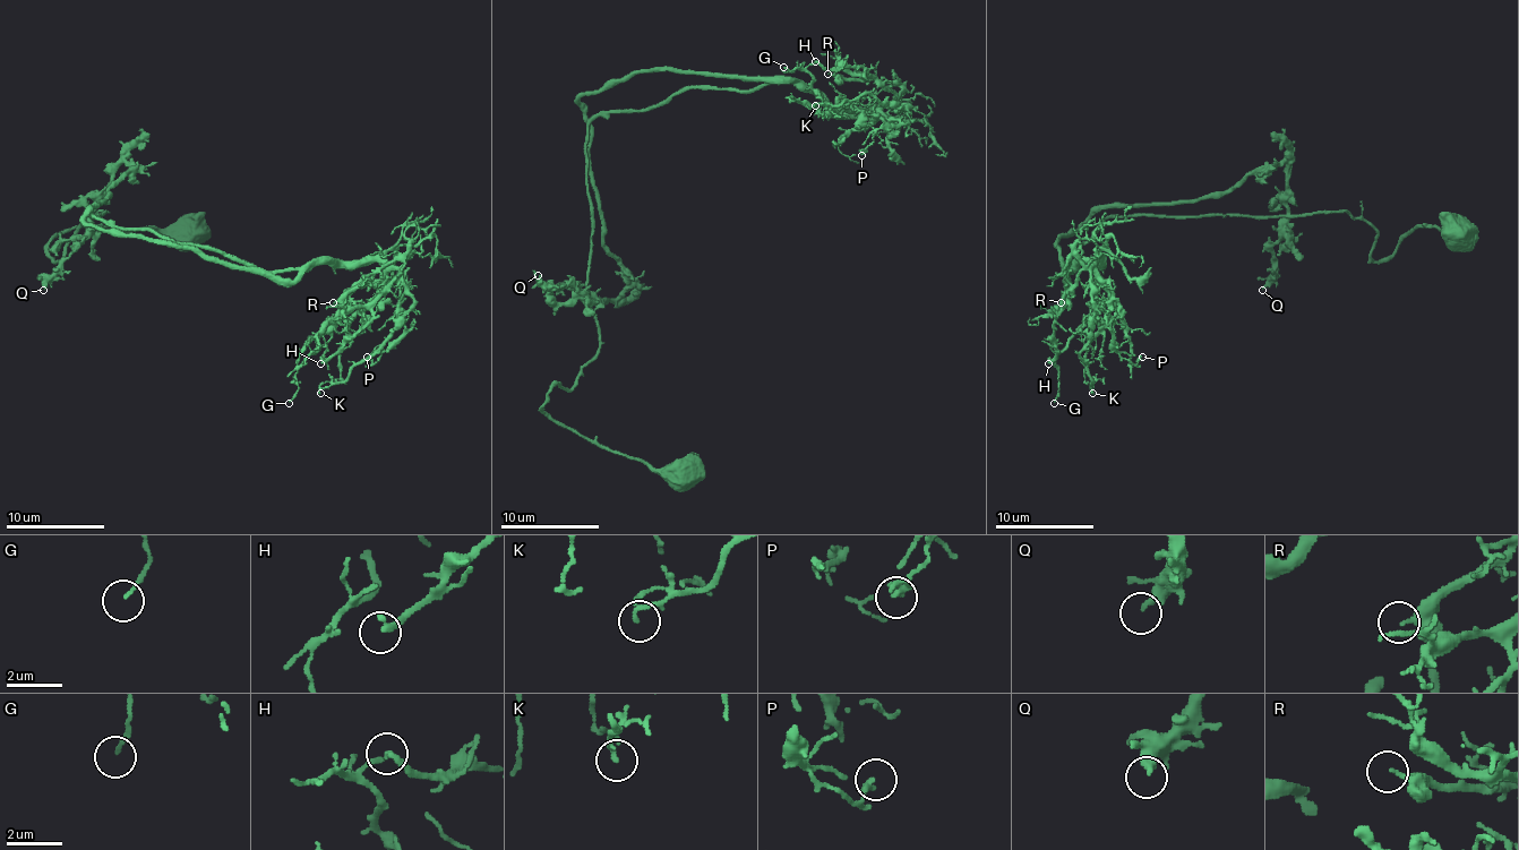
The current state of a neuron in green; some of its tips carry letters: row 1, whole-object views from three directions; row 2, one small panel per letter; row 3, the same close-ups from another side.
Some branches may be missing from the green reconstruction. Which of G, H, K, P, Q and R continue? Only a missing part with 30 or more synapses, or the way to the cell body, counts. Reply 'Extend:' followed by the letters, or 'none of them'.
Extend: none of them

